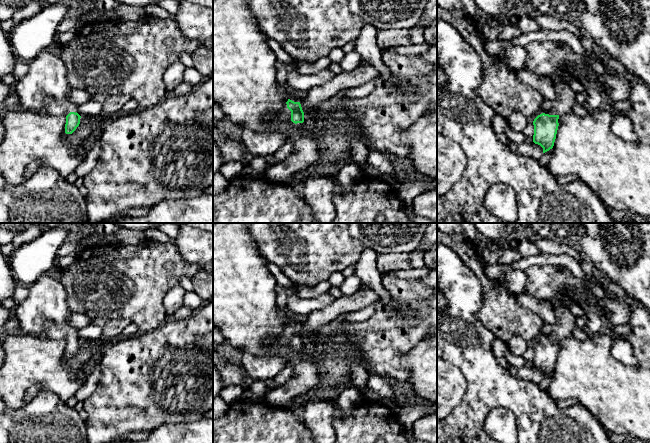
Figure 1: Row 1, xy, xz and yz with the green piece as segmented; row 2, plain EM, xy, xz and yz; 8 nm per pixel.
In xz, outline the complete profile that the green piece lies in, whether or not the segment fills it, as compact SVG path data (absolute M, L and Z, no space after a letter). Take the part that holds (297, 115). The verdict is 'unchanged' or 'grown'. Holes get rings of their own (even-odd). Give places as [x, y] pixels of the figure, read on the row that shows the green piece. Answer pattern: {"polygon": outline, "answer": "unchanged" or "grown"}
{"polygon": "M290 99L286 102L287 109L283 112L279 118L285 119L287 121L292 121L293 123L303 123L304 122L304 112L302 110L300 102L294 102Z", "answer": "grown"}

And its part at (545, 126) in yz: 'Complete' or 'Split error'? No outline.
Split error

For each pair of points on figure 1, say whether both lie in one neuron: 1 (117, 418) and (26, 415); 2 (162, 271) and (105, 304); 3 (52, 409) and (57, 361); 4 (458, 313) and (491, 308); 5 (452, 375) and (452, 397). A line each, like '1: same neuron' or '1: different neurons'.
1: different neurons
2: same neuron
3: different neurons
4: different neurons
5: same neuron

